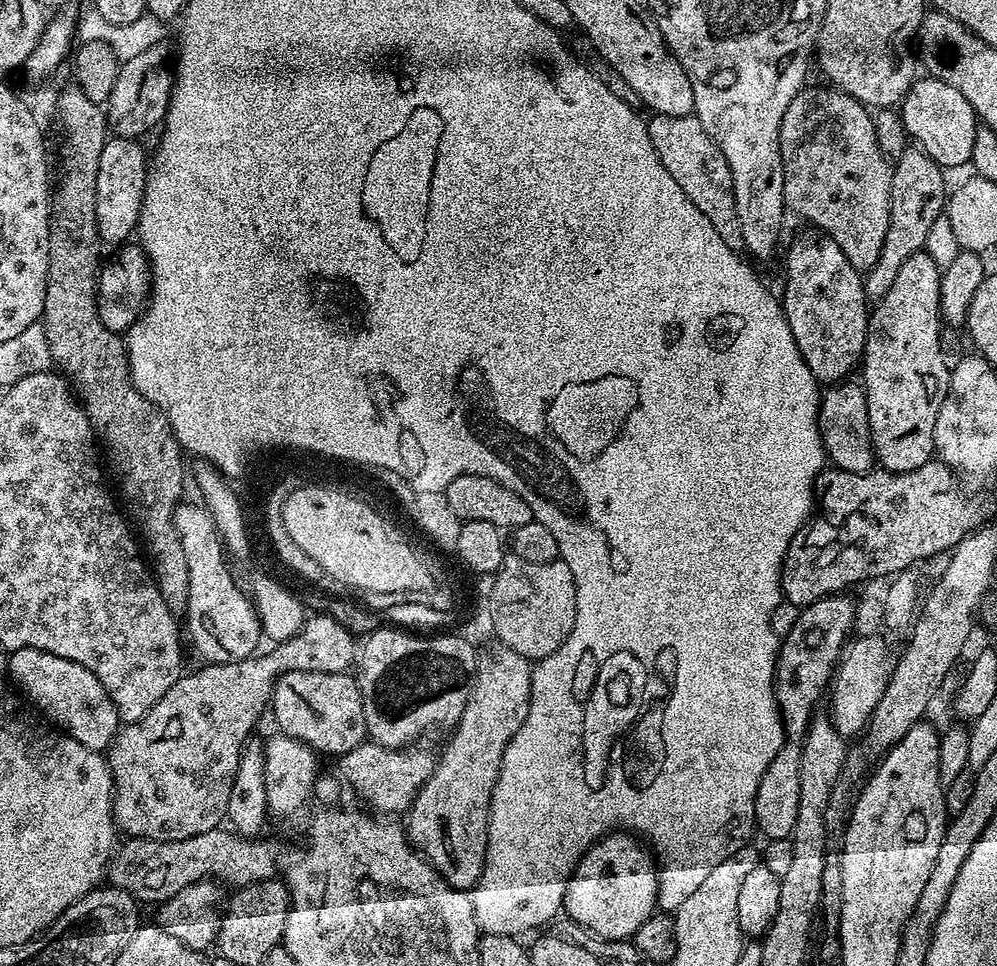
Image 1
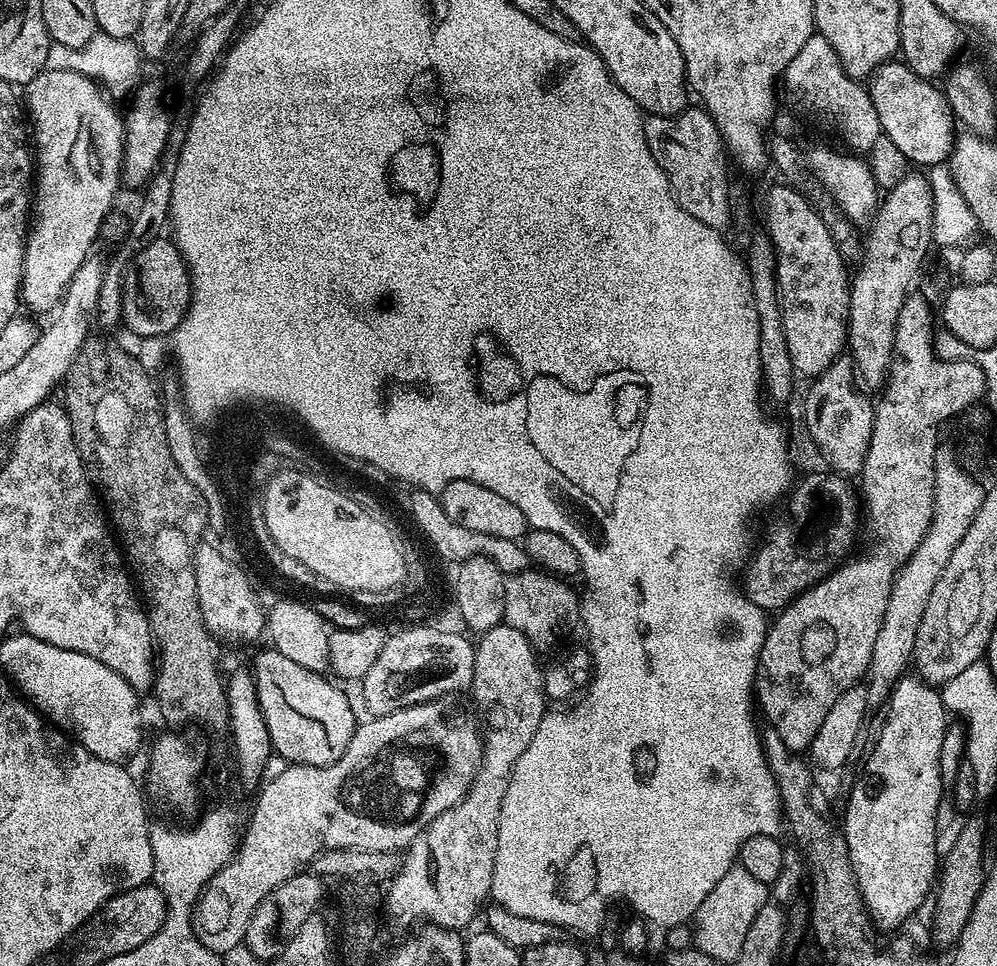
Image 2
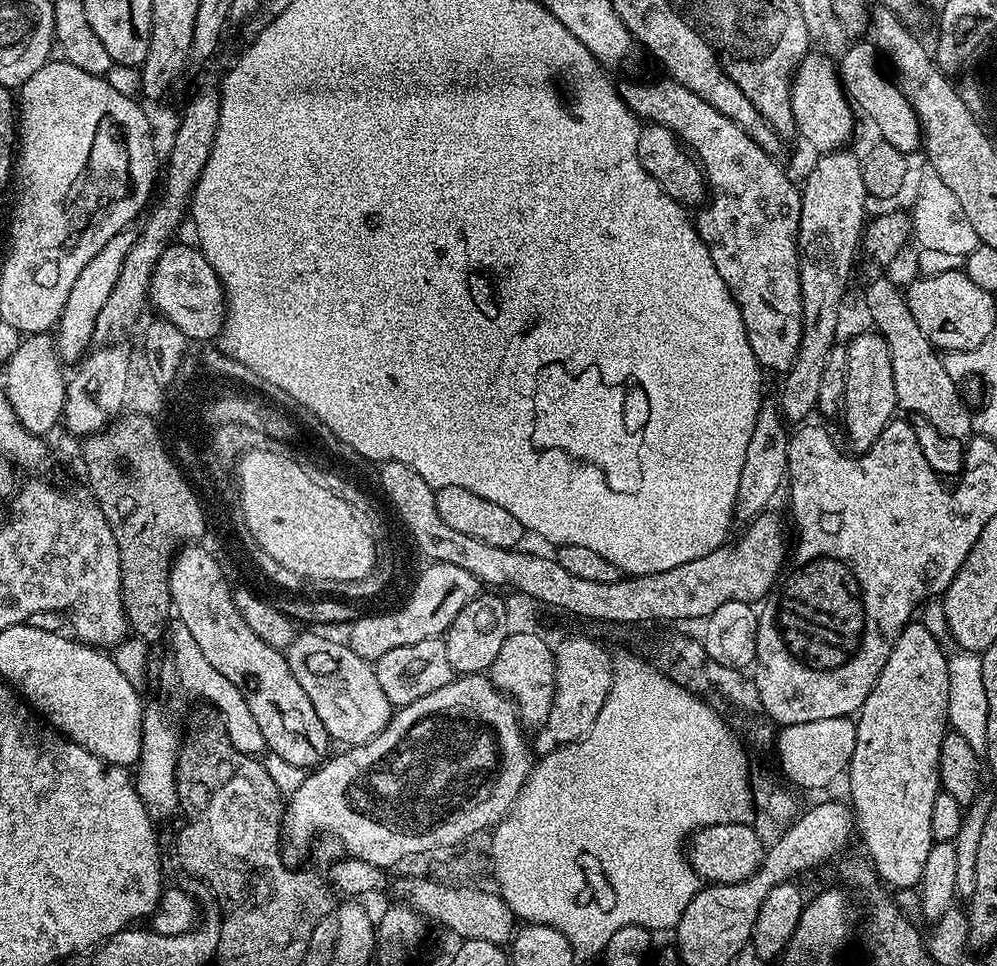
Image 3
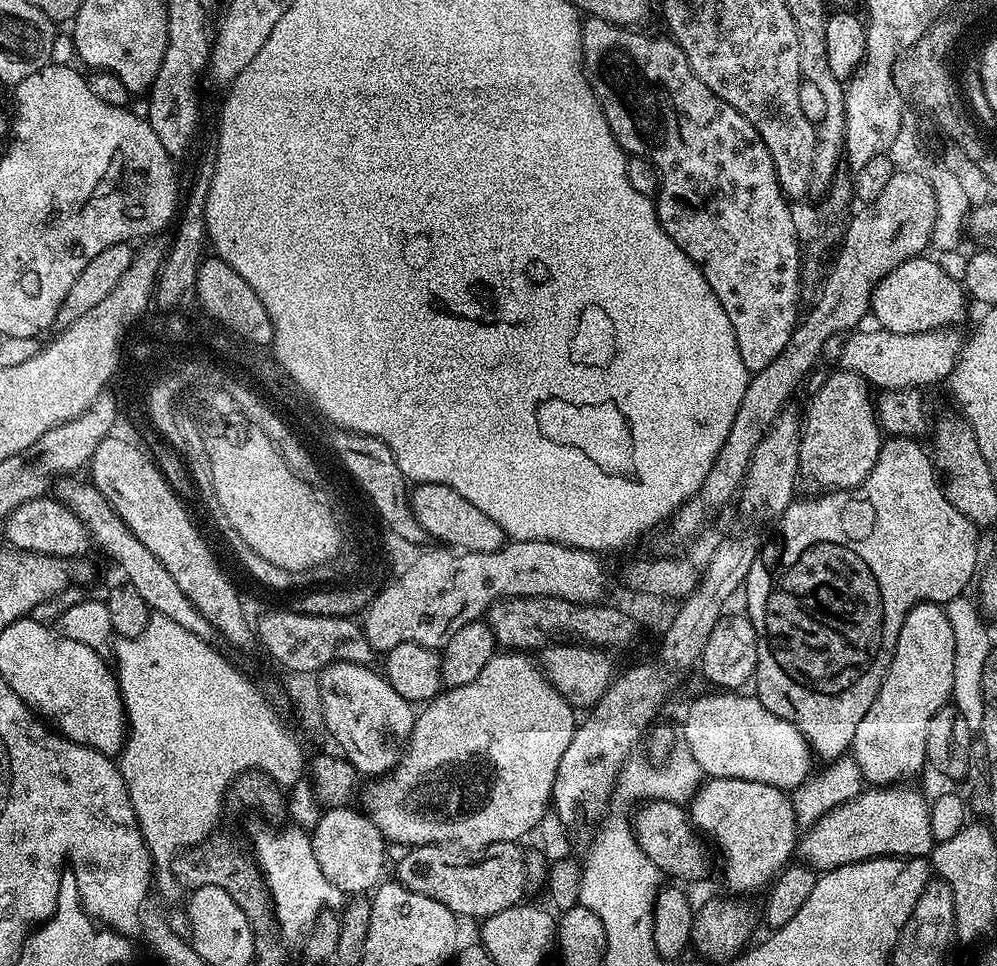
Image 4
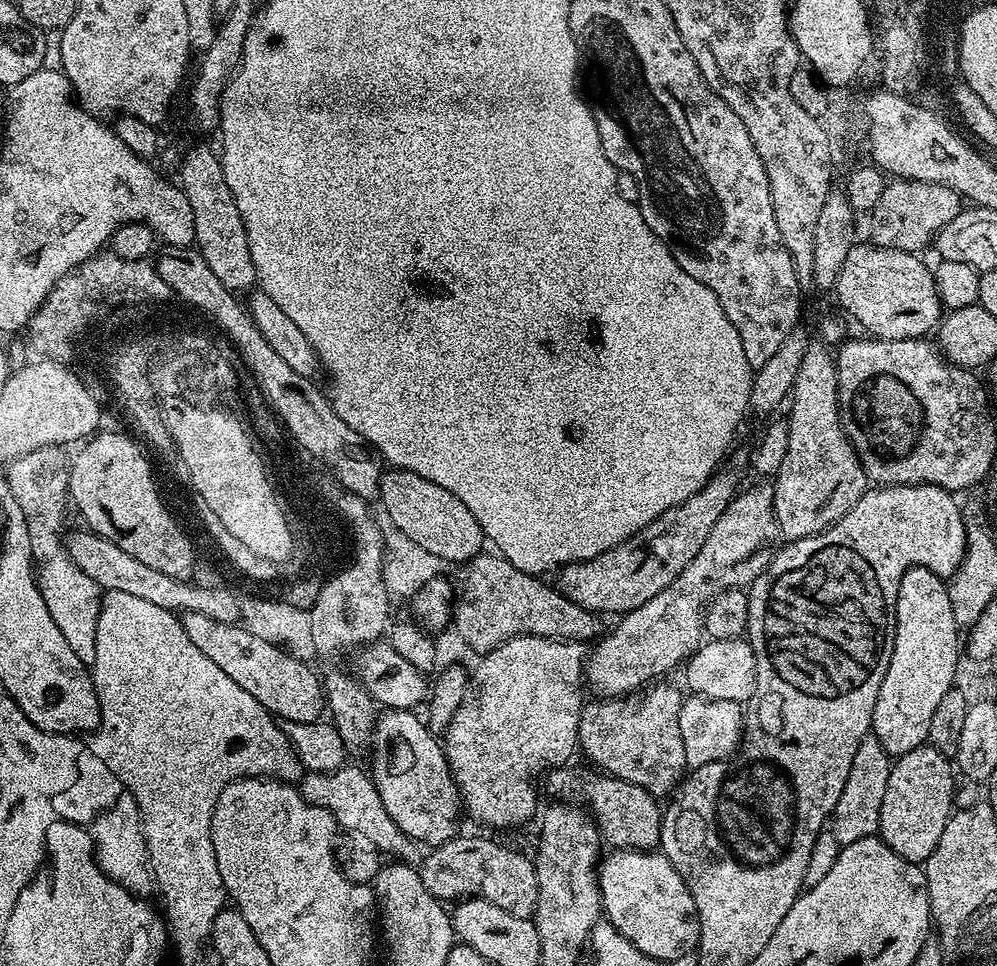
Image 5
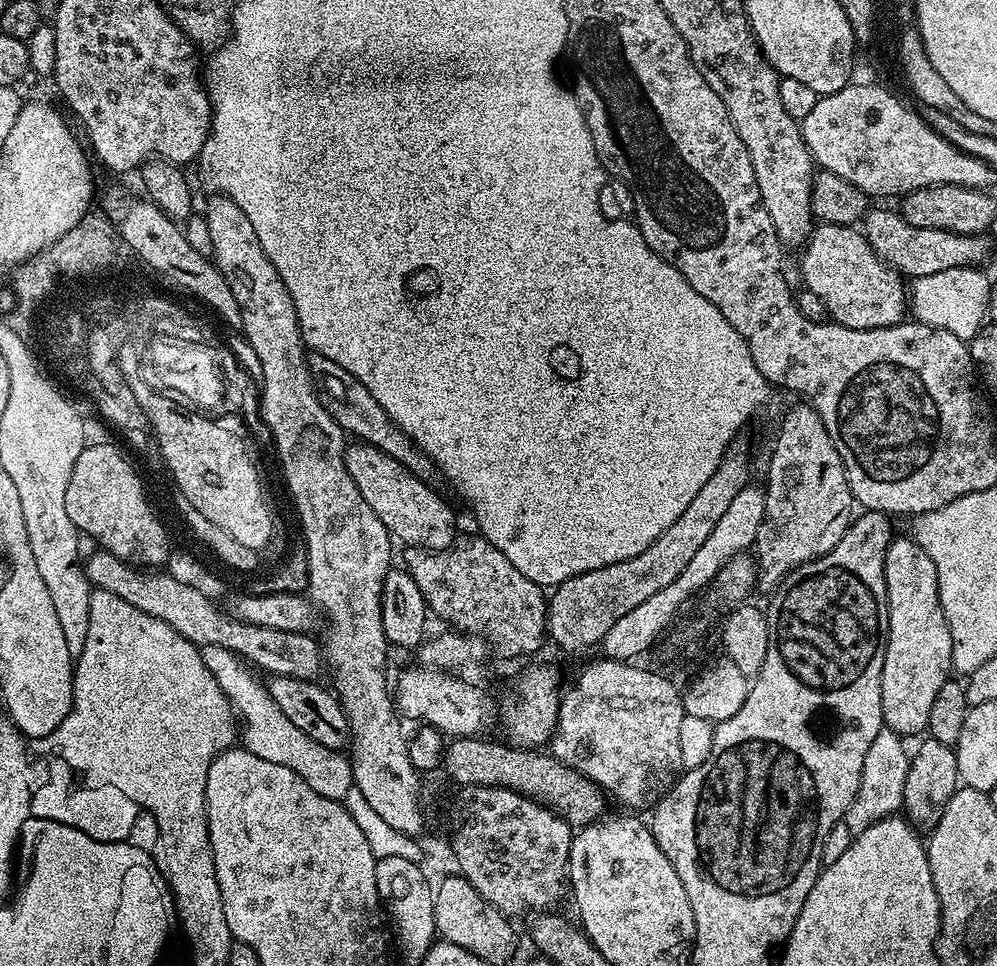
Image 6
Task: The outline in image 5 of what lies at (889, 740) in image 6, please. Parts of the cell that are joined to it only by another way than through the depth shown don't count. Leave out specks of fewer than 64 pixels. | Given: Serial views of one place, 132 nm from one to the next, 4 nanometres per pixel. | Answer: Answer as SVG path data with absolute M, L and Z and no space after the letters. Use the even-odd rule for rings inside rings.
M870 734L862 740L850 768L850 778L847 779L842 795L838 798L838 804L830 817L830 830L841 847L875 835L879 831L879 814L886 794L891 765L891 757L876 736Z

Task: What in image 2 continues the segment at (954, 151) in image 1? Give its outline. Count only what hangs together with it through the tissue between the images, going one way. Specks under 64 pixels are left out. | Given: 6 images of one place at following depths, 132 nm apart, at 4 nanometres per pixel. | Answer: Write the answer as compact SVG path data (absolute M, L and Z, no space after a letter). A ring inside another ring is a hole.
M893 58L876 68L866 87L878 112L881 133L888 136L902 154L906 154L908 161L924 166L947 161L958 135L958 121L952 114L948 99L933 81L923 80L907 64Z

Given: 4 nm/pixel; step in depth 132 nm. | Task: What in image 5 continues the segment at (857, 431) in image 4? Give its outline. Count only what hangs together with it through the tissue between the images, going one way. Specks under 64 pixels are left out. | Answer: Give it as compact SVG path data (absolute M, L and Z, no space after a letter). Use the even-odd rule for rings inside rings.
M808 347L802 358L802 366L798 366L787 408L789 441L782 466L774 477L772 497L781 537L790 541L813 536L838 523L868 491L870 481L856 456L856 451L852 449L844 427L840 424L838 378L831 355L828 357L826 353L820 352L816 356L816 348Z

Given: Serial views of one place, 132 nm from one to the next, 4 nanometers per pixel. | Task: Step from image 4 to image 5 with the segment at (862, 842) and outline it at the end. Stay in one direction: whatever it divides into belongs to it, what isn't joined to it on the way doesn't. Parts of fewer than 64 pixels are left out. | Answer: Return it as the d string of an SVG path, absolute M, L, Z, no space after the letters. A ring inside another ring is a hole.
M929 744L920 745L895 759L882 800L878 835L899 857L921 865L934 852L954 810L954 778L956 774L949 757Z

